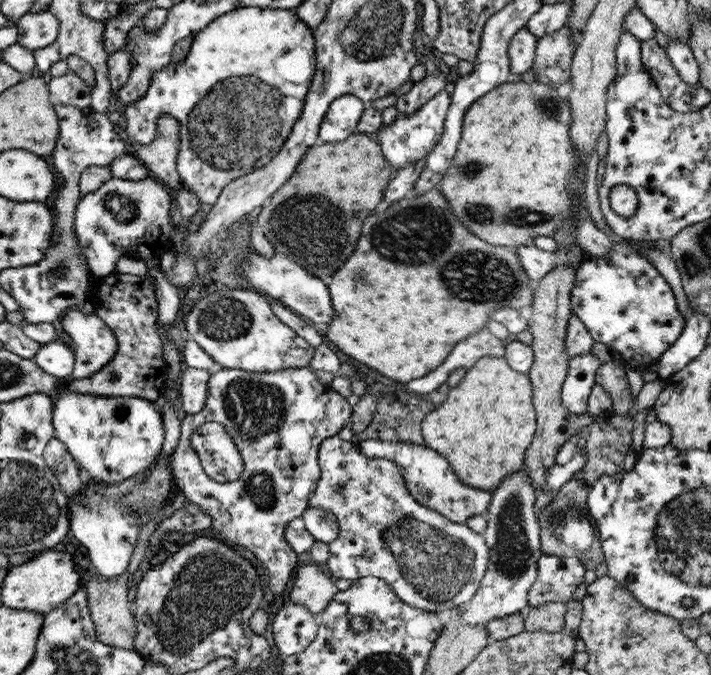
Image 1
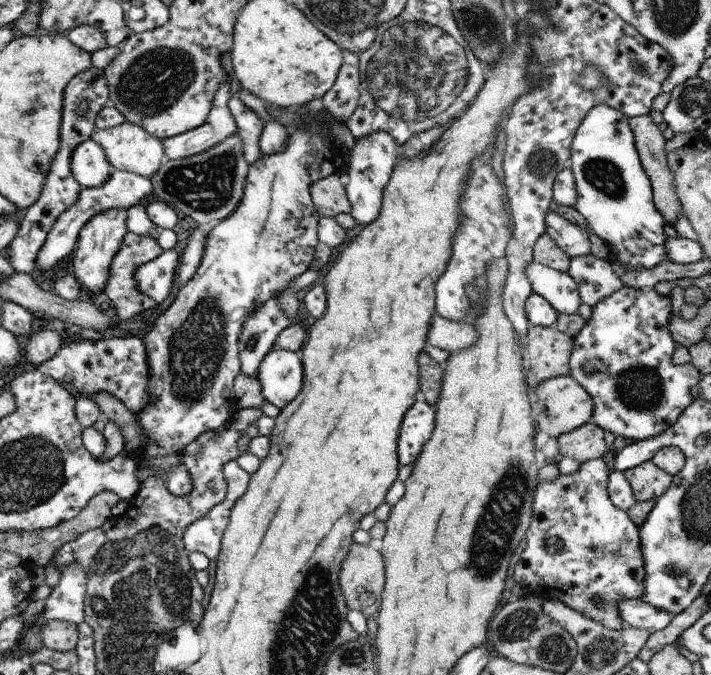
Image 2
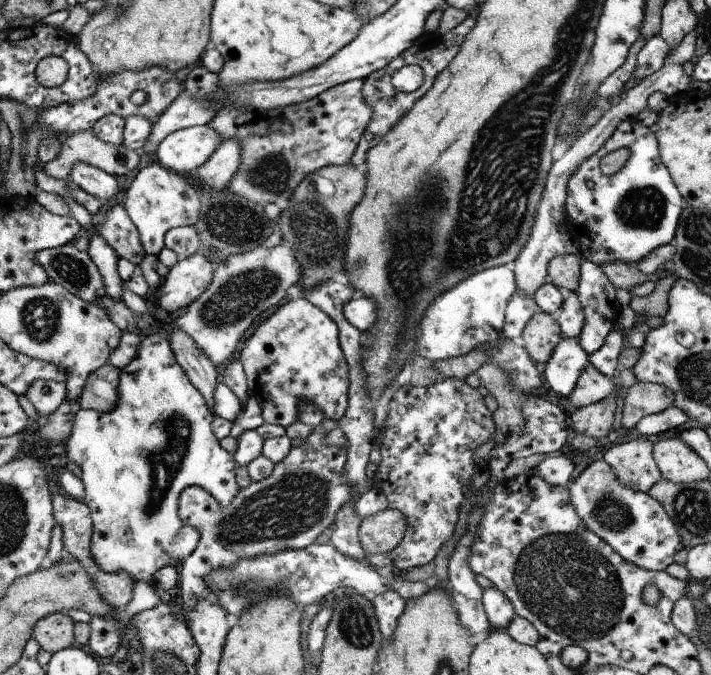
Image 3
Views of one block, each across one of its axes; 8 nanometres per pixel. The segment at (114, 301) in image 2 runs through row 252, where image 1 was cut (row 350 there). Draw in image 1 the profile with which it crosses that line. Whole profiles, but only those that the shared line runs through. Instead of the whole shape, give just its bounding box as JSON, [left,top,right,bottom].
[66,270,168,402]

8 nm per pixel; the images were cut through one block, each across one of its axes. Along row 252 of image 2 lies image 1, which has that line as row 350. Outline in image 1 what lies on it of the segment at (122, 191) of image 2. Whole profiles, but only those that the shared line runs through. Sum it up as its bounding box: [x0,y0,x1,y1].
[33,340,75,378]

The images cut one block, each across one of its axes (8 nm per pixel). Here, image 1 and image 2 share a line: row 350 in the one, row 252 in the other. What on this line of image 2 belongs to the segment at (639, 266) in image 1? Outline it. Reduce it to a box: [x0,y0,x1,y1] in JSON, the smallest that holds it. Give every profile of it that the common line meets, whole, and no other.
[571,104,666,269]

